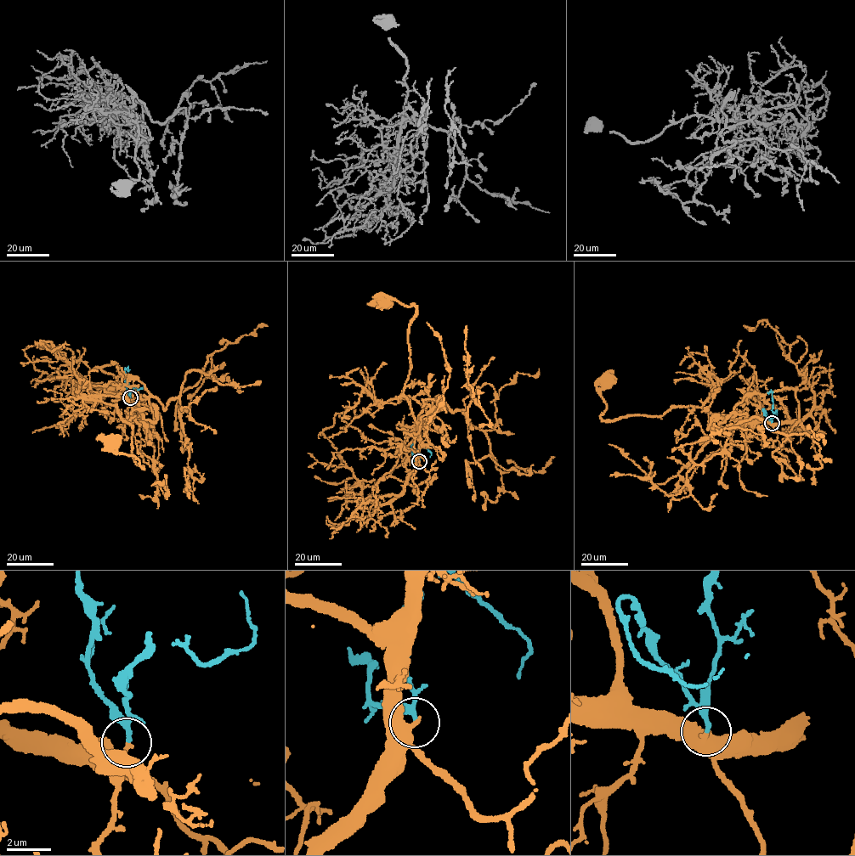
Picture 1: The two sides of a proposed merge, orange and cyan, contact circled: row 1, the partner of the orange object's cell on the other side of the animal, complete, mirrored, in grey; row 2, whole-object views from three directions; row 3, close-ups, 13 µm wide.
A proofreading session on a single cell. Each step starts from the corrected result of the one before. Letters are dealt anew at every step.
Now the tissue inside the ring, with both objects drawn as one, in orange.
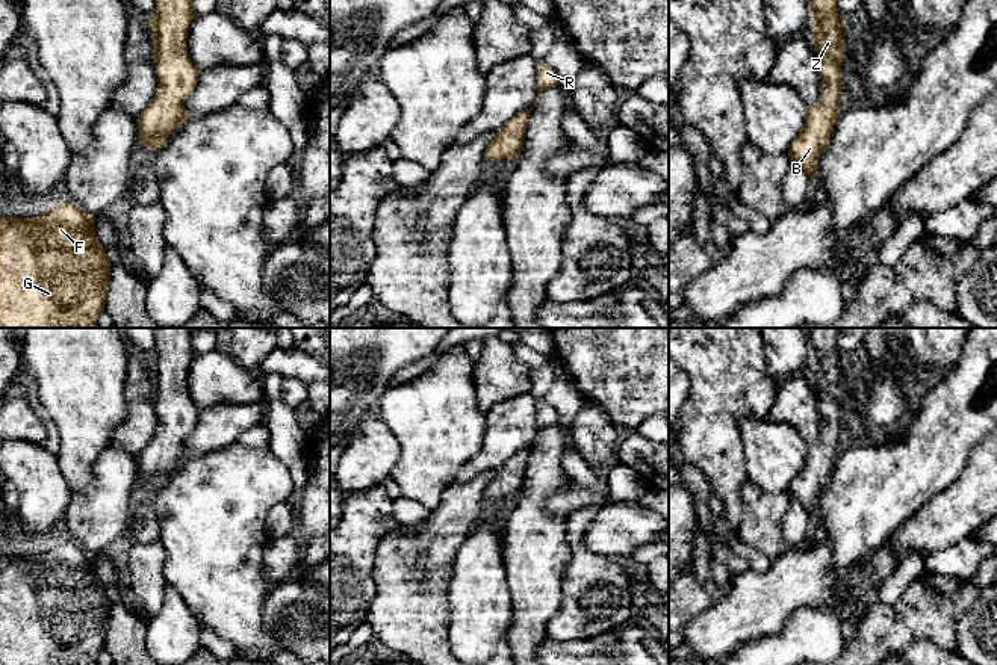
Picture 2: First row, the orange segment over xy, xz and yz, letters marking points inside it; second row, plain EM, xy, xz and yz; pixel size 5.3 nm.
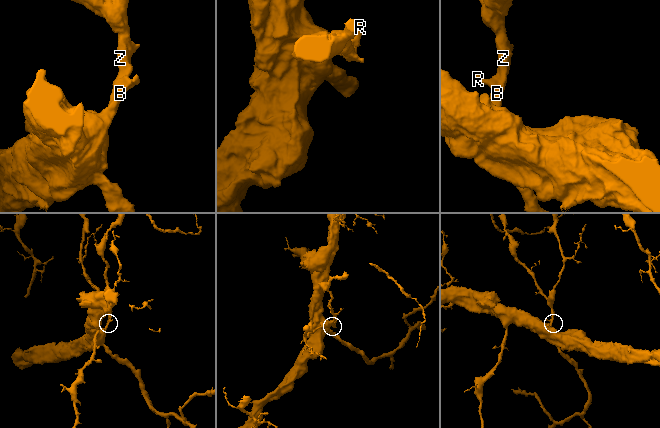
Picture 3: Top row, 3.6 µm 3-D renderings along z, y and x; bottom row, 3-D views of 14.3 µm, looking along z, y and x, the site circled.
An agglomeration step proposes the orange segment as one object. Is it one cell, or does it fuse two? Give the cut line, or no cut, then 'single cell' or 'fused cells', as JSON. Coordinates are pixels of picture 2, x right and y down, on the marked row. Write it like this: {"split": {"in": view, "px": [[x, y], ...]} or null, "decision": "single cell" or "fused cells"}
{"split": null, "decision": "single cell"}

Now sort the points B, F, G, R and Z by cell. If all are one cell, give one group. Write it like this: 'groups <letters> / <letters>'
groups B F G R Z

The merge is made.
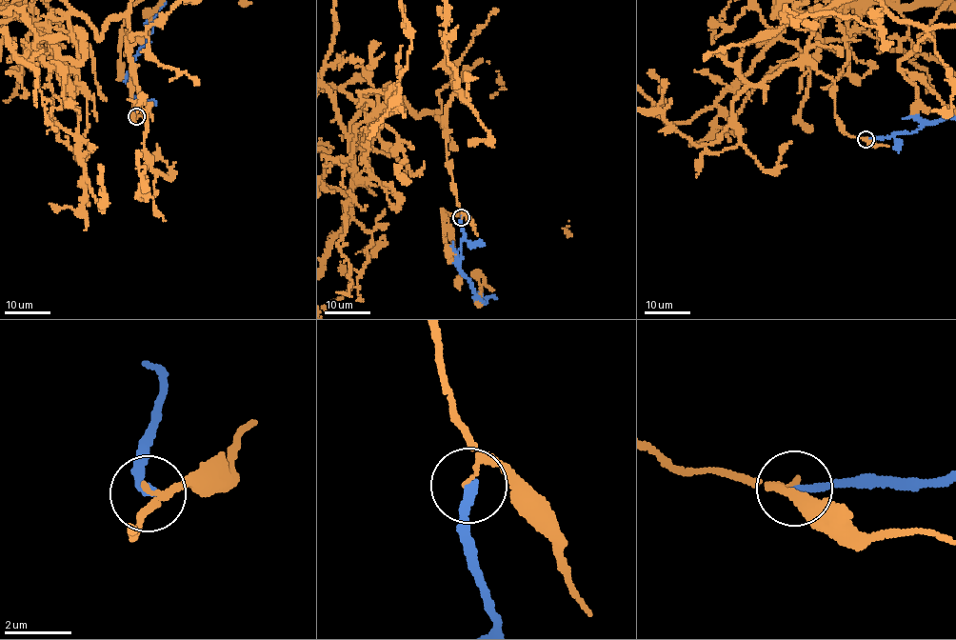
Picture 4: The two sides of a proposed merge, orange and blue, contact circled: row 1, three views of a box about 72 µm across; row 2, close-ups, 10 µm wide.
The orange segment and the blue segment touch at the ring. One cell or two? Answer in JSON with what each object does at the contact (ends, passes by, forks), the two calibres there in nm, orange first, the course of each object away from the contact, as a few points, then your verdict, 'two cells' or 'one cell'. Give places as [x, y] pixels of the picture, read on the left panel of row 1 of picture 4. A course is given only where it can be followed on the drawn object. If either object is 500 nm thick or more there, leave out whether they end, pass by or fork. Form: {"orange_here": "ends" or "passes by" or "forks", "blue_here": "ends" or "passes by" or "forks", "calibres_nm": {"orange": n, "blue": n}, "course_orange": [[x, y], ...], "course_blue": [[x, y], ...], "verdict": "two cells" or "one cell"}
{"orange_here": "passes by", "blue_here": "ends", "calibres_nm": {"orange": 110, "blue": 240}, "course_blue": [[135, 115], [138, 102], [131, 90], [130, 65], [152, 30], [153, 17], [165, 2]], "verdict": "two cells"}

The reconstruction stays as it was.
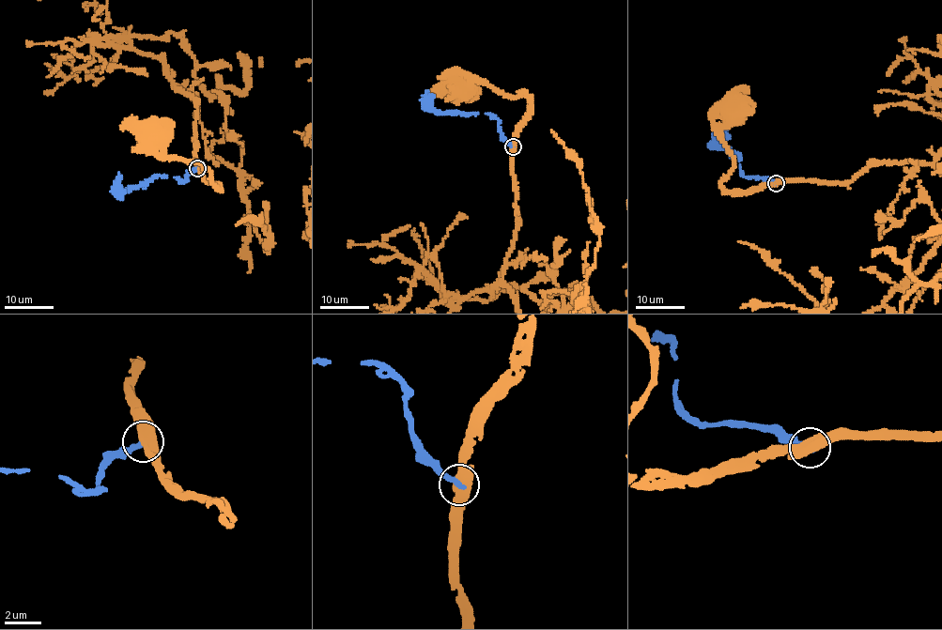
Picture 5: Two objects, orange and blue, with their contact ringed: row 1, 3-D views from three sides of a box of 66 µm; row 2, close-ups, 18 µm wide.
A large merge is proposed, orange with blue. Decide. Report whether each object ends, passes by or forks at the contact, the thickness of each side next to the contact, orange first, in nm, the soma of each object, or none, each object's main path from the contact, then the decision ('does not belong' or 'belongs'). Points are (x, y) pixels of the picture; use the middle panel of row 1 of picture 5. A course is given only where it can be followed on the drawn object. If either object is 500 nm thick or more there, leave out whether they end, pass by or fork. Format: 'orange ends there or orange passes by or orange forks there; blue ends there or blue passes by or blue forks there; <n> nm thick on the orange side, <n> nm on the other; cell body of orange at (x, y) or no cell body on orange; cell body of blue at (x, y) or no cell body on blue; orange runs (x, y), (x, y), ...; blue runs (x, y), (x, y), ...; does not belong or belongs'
550 nm thick on the orange side, 300 nm on the other; cell body of orange at (460, 84); no cell body on blue; orange runs (513, 146), (531, 100), (522, 91), (505, 95), (488, 84), (468, 83), (467, 77), (462, 83); blue runs (513, 146), (500, 132), (499, 121), (490, 114), (437, 113), (430, 106), (426, 96), (429, 91); does not belong

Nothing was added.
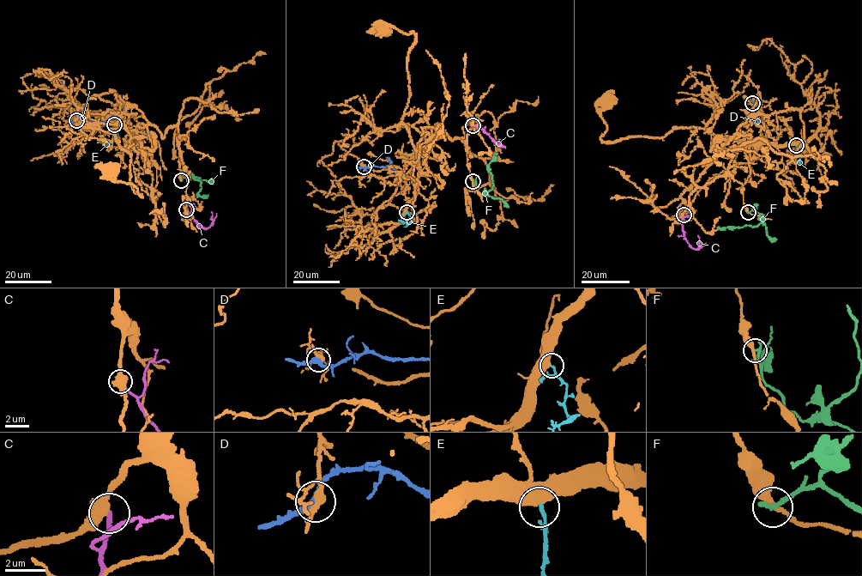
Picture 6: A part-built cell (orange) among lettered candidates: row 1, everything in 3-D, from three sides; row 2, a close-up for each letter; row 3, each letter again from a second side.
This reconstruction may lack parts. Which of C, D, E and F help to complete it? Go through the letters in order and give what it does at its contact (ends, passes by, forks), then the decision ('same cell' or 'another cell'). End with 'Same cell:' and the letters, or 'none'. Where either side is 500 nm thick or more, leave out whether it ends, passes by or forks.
C: another cell
D: it passes by; another cell
E: it ends there; same cell
F: it ends there; another cell
Same cell: E

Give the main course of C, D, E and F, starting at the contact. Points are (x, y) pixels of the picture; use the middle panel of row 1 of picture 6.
C: (473, 125), (502, 145), (499, 138)
D: (363, 166), (385, 166), (390, 161), (385, 156)
E: (407, 212), (410, 222), (398, 220)
F: (473, 181), (482, 195), (492, 188), (492, 174), (488, 165), (493, 155), (497, 154)

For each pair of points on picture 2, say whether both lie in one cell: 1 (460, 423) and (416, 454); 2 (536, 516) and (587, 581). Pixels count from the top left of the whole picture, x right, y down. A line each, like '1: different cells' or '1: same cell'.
1: same cell
2: different cells

